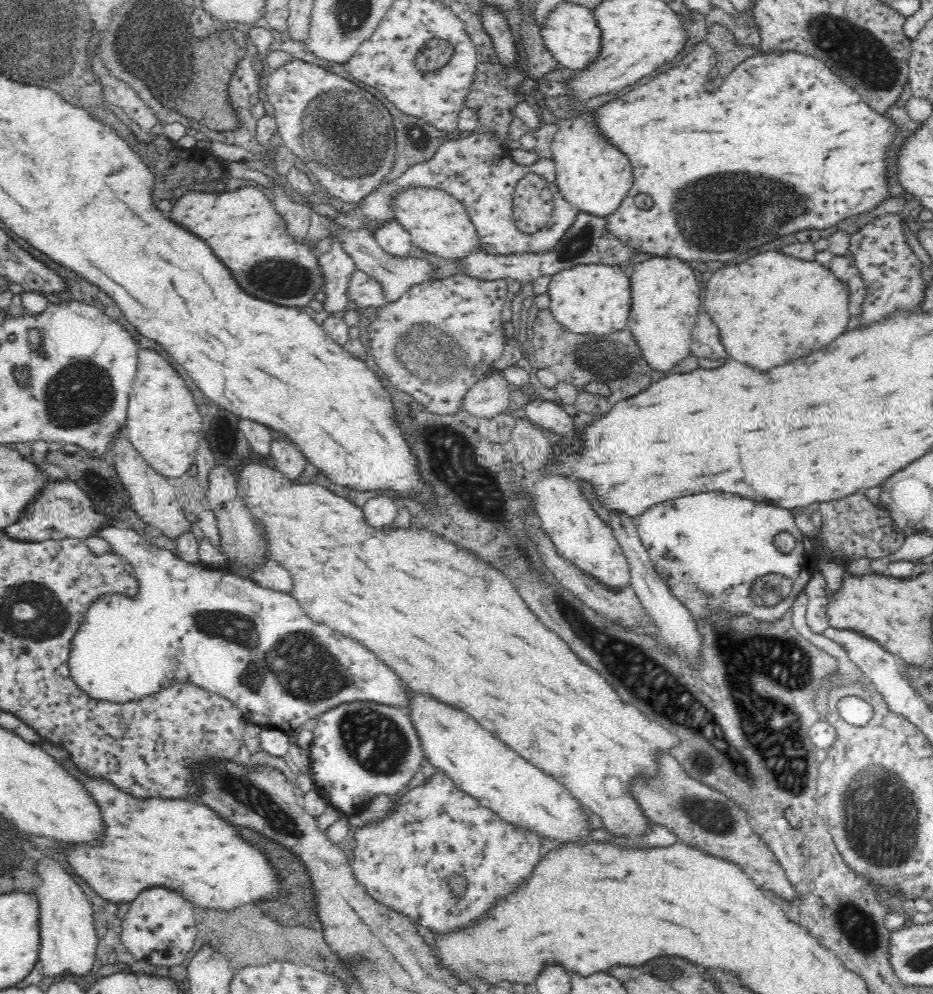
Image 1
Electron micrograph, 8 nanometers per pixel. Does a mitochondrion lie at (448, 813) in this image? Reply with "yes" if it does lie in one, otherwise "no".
no

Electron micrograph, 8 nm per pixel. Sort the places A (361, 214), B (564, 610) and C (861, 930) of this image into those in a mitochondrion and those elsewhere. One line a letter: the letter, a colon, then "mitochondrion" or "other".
A: other
B: mitochondrion
C: mitochondrion

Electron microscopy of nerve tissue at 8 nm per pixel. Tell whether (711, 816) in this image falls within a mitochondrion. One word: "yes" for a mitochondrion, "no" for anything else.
yes

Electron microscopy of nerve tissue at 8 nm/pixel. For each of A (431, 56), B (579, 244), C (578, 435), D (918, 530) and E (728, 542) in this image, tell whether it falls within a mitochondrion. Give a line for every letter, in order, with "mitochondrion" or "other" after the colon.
A: mitochondrion
B: mitochondrion
C: other
D: other
E: other

